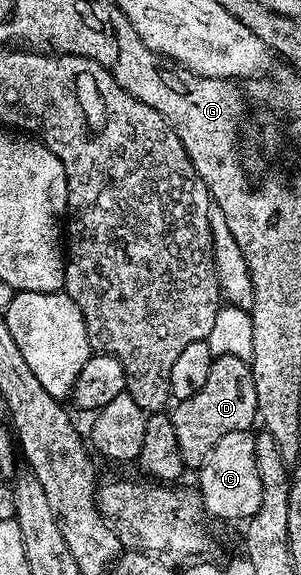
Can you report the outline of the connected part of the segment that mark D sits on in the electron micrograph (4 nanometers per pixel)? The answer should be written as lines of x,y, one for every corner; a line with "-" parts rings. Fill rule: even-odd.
221,354
216,356
209,367
209,379
205,379
201,391
197,395
189,395
189,399
178,402
170,410
171,422
174,430
177,431
177,447
181,447
181,457
184,466
188,470
197,471
207,461
207,456
229,435
229,431
248,431
251,424
256,424
259,408
257,407
257,390
253,387
253,375
250,364
246,360
238,358
233,354

